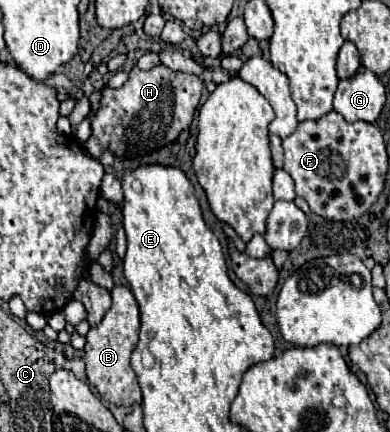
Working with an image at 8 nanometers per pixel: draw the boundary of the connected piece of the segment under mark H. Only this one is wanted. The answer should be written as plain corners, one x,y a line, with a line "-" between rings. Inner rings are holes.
162,63
150,71
134,67
120,89
104,89
100,111
92,117
92,137
84,145
88,155
98,159
104,149
110,149
118,157
130,157
172,143
182,129
190,127
202,87
204,83
200,77
172,71

